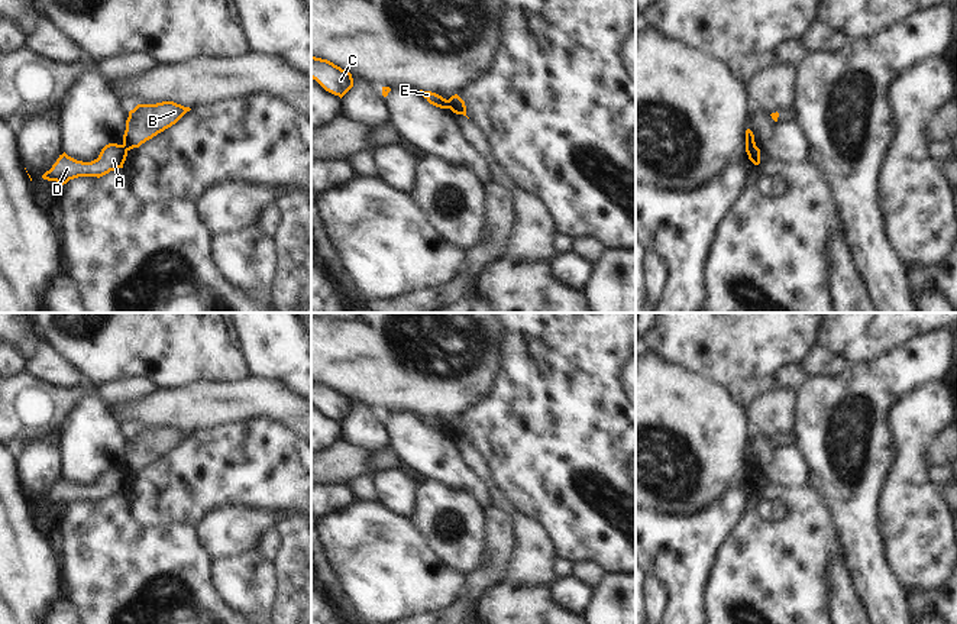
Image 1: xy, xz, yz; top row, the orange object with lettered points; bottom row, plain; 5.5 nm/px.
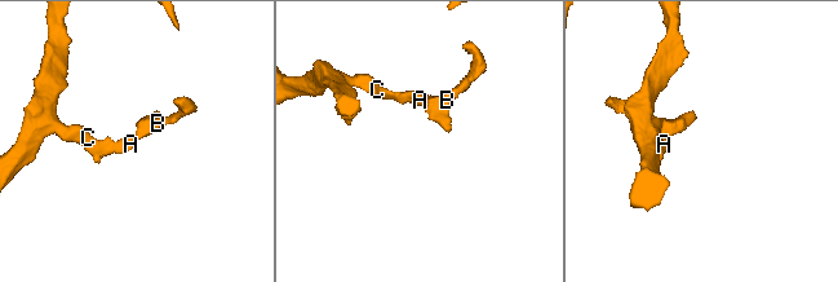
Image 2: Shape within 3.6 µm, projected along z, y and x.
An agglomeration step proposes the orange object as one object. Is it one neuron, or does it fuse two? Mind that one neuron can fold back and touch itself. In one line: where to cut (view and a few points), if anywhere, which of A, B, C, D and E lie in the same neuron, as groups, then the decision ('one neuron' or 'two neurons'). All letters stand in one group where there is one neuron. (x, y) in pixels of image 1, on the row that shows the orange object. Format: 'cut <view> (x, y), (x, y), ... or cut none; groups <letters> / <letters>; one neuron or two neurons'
cut yz (755, 144), (746, 149); groups A C D E / B; two neurons

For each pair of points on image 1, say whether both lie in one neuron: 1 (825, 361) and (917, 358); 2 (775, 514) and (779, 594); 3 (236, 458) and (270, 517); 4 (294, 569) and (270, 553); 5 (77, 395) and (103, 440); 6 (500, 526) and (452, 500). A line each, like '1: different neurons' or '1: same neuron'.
1: different neurons
2: different neurons
3: different neurons
4: different neurons
5: different neurons
6: different neurons

